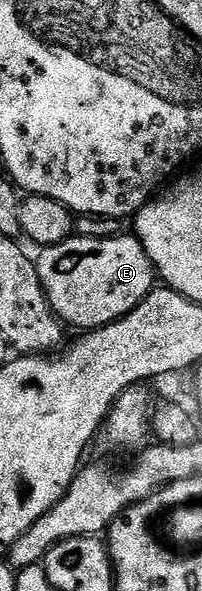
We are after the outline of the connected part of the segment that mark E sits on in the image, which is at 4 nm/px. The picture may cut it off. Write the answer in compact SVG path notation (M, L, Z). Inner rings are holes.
M78 234L57 246L42 249L37 256L39 281L47 295L49 306L64 325L72 324L79 330L104 328L125 314L132 312L151 293L157 284L157 273L145 246L134 234L120 234L114 238L85 238Z

